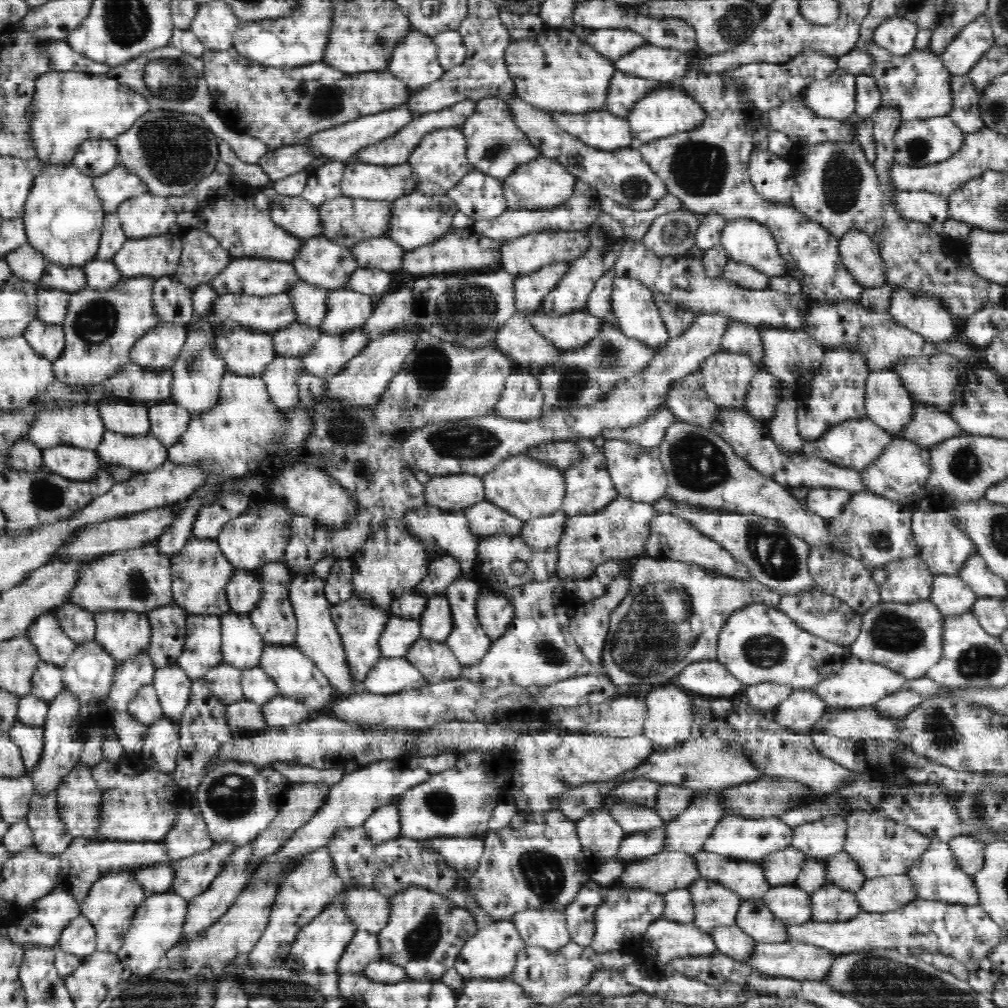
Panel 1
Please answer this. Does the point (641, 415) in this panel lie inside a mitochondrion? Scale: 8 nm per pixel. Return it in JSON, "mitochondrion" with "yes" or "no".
{"mitochondrion":"no"}

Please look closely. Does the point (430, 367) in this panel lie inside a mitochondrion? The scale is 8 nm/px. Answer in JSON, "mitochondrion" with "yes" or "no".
{"mitochondrion":"yes"}

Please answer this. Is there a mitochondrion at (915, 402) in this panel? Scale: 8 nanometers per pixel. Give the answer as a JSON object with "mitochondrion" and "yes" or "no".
{"mitochondrion":"no"}

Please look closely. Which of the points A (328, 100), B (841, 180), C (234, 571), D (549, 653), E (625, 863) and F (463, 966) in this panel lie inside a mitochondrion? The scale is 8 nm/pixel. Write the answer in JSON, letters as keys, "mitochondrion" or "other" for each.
{"A":"mitochondrion","B":"mitochondrion","C":"other","D":"mitochondrion","E":"other","F":"other"}

